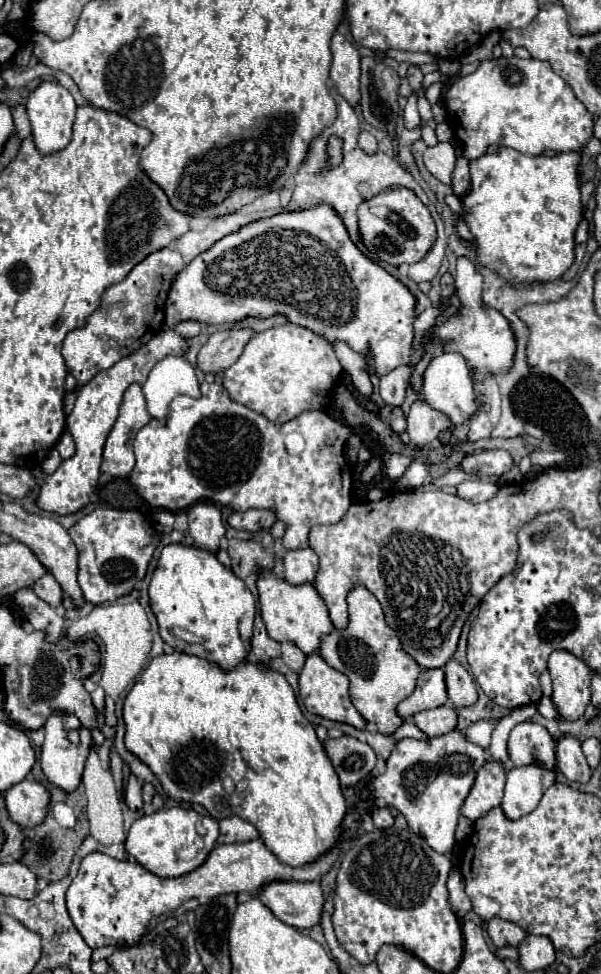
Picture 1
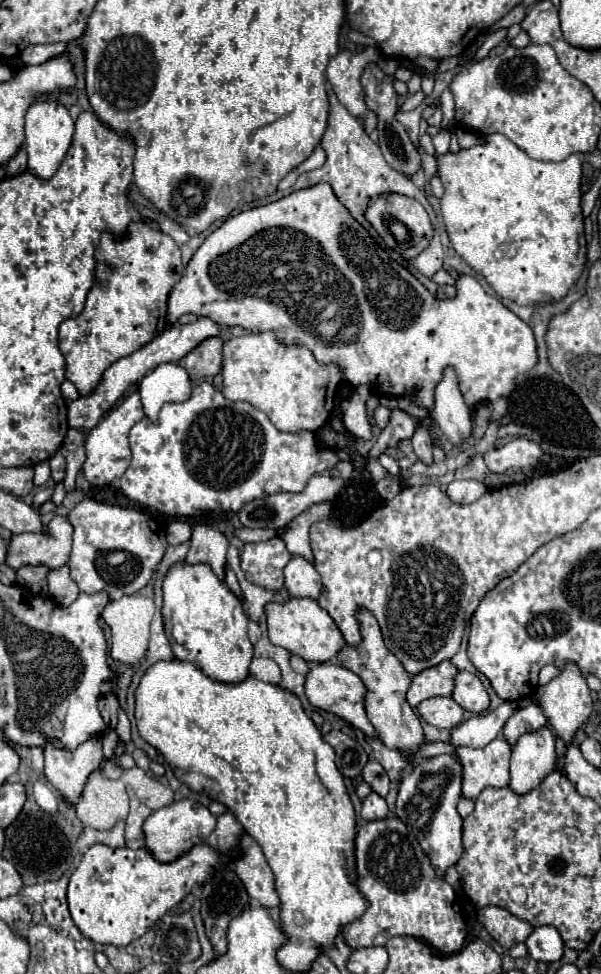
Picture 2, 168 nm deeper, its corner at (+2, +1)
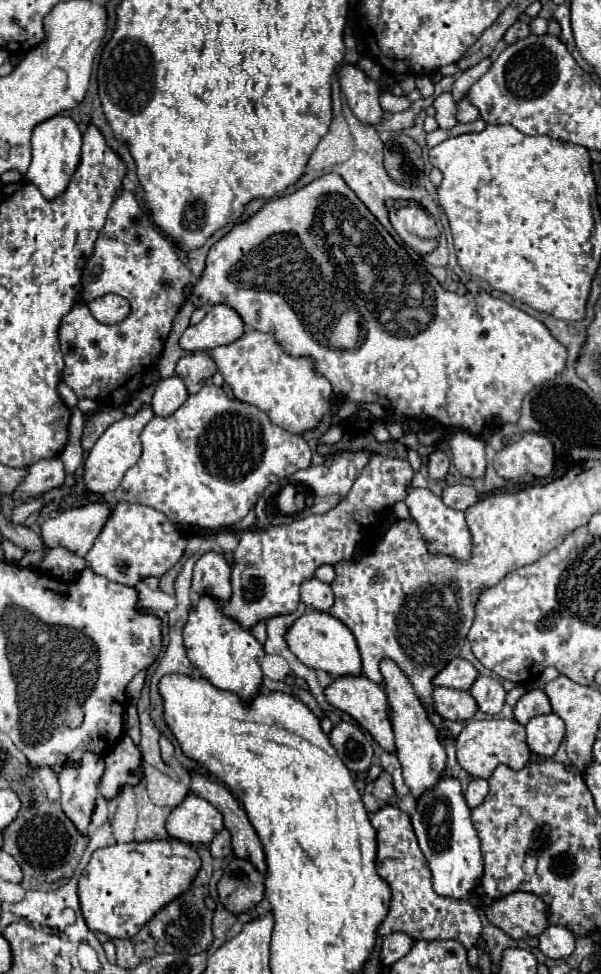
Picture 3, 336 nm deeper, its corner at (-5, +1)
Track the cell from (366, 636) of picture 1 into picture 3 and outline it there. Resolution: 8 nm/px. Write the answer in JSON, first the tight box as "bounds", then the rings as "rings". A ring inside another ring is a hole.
{"bounds":[379,659,445,799],"rings":[[[383,659],[379,663],[379,671],[383,675],[383,691],[387,693],[387,703],[389,703],[389,721],[393,725],[393,733],[395,733],[395,755],[401,761],[403,767],[403,779],[407,783],[407,787],[411,789],[413,797],[417,799],[423,791],[435,787],[435,783],[439,781],[439,775],[445,769],[445,749],[439,741],[439,735],[433,727],[433,723],[427,719],[427,713],[419,701],[419,697],[413,691],[411,681],[407,679],[407,675],[397,667],[395,661],[391,659]]]}

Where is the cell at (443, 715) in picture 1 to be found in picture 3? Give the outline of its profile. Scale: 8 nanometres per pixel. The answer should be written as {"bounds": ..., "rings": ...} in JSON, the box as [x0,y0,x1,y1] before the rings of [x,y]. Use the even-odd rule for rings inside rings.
{"bounds":[433,687,477,721],"rings":[[[437,687],[433,691],[433,707],[447,721],[467,721],[475,715],[477,703],[467,691]]]}

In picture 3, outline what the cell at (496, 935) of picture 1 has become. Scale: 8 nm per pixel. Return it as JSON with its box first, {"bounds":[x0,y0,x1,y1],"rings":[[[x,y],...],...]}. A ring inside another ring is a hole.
{"bounds":[485,891,549,941],"rings":[[[523,891],[491,903],[485,907],[485,915],[495,927],[505,931],[515,941],[537,937],[549,925],[543,901],[537,895],[527,895]]]}

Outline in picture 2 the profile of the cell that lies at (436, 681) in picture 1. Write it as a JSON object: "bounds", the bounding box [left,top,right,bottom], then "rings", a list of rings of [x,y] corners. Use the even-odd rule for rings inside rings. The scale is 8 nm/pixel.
{"bounds":[408,661,458,707],"rings":[[[450,661],[424,669],[416,677],[412,677],[412,685],[408,689],[408,703],[416,707],[420,701],[430,697],[450,697],[454,691],[456,673],[458,669]]]}

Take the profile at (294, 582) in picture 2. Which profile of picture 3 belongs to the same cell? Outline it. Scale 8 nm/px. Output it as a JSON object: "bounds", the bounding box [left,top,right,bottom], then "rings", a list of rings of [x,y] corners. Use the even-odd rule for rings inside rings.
{"bounds":[299,577,333,611],"rings":[[[317,577],[313,579],[305,579],[299,587],[301,591],[301,601],[317,611],[329,611],[331,603],[333,603],[333,593],[331,587],[323,581],[319,581]]]}

